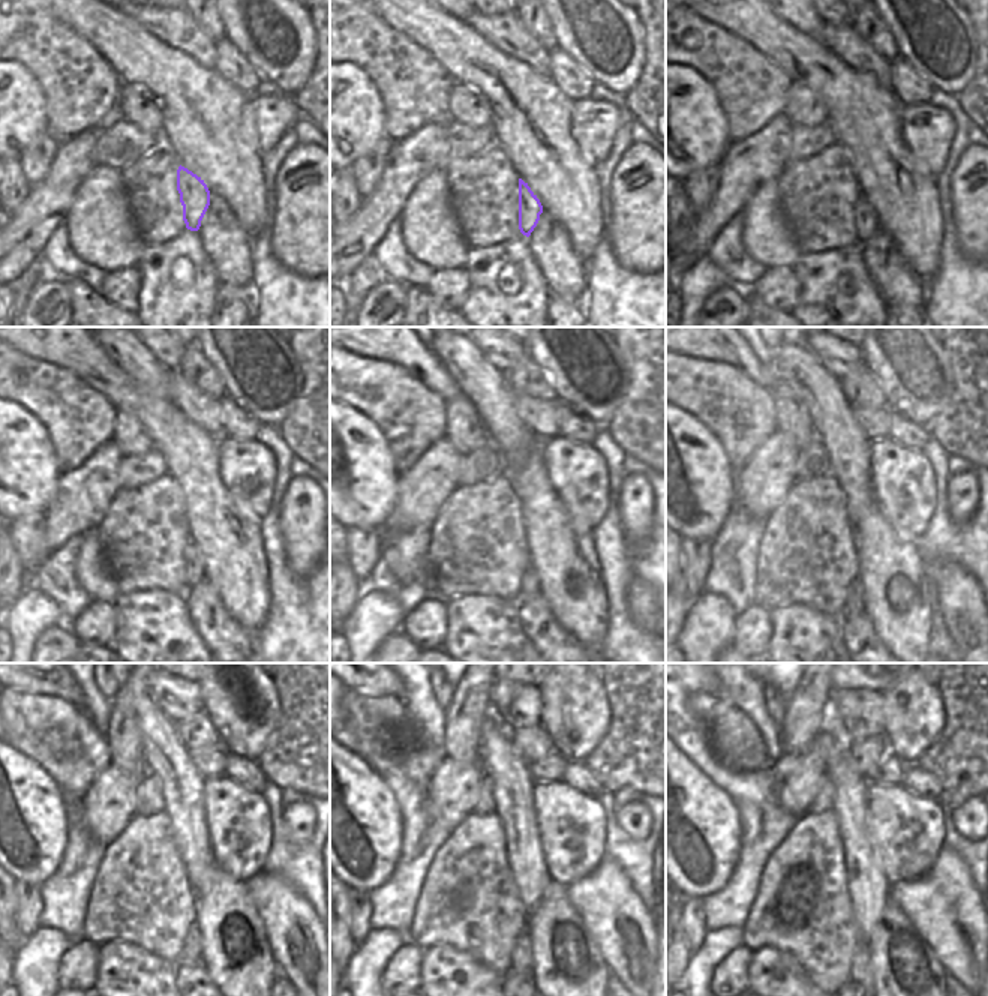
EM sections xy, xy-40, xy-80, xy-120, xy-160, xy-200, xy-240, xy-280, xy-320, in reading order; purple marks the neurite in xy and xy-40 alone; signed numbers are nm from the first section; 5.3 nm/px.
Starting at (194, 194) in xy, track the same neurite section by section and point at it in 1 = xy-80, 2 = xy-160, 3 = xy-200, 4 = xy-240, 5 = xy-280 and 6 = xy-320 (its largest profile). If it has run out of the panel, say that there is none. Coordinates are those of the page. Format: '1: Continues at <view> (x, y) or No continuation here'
1: Continues at xy-80 (865, 219)
2: Continues at xy-160 (529, 585)
3: Continues at xy-200 (855, 603)
4: Continues at xy-240 (191, 953)
5: Continues at xy-280 (522, 954)
6: Continues at xy-320 (861, 968).

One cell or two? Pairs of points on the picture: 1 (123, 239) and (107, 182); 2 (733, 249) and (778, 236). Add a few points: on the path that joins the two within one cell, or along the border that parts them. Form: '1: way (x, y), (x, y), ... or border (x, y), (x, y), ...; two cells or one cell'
1: way (110, 225), (107, 222), (107, 195); one cell
2: border (741, 212), (742, 248), (766, 267); two cells

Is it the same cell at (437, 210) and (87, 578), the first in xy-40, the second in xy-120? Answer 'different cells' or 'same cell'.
same cell

